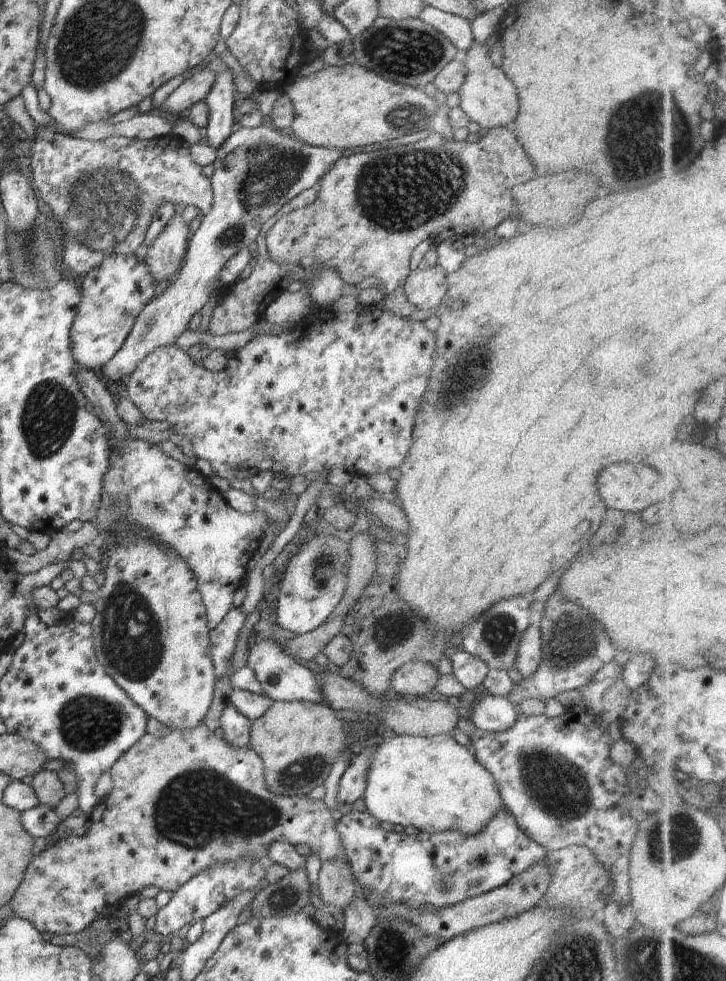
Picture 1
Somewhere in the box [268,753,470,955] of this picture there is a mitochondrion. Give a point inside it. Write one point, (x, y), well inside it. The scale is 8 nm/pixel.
(299, 773)

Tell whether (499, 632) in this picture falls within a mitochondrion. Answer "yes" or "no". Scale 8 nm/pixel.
yes

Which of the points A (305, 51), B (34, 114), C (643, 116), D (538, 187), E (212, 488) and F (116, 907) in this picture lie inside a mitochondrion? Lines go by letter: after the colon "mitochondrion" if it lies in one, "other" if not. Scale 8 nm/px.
A: other
B: other
C: mitochondrion
D: other
E: other
F: other

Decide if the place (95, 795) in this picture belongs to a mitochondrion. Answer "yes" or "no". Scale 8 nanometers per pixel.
no

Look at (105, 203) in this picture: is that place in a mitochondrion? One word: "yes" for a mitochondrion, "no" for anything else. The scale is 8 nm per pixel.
yes

